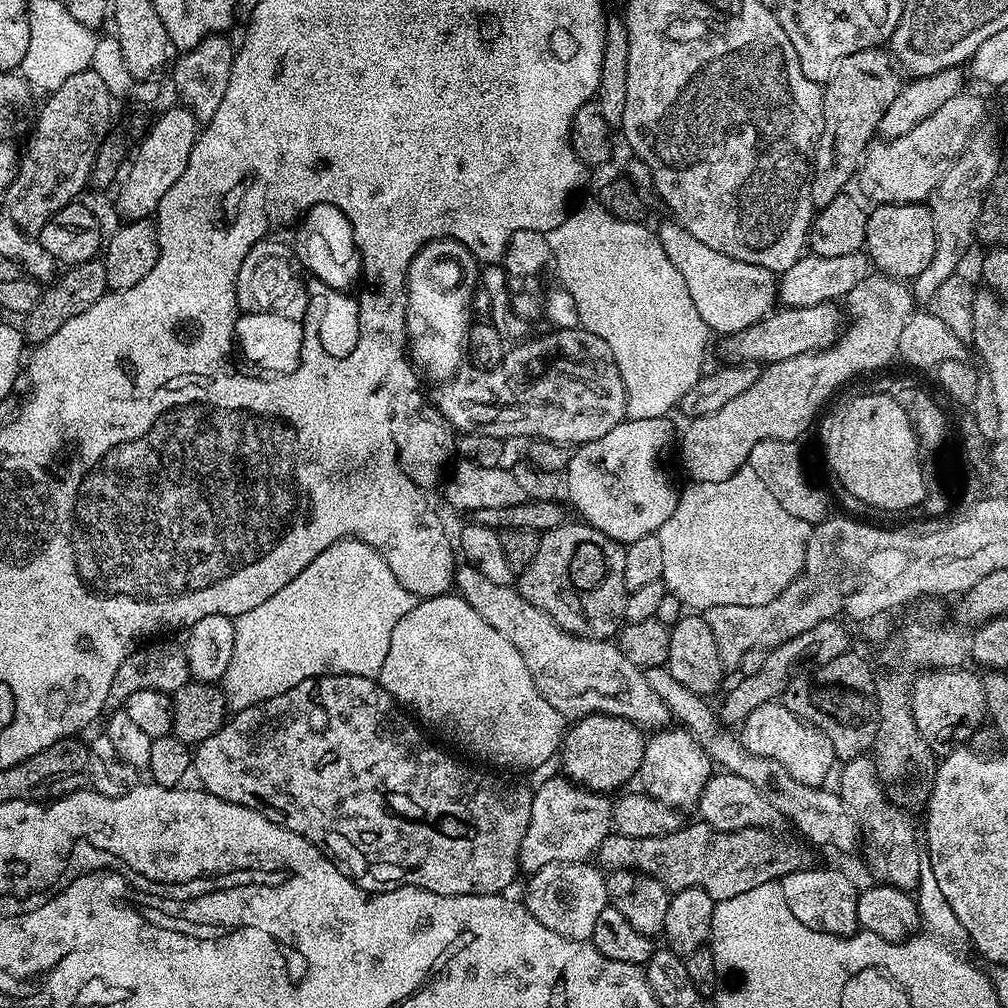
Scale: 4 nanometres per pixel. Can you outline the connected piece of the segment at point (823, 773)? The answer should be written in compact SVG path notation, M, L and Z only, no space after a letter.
M771 700L753 710L739 725L738 735L740 743L750 754L777 760L795 780L811 788L823 785L824 779L832 772L832 764L837 763L830 738L826 738L826 734L819 732L813 724L800 720L793 712L786 710L780 700Z

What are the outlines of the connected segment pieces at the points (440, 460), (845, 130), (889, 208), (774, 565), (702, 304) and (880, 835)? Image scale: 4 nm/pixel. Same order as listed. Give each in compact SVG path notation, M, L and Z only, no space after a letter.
M405 390L396 395L392 403L392 413L390 414L390 434L392 435L392 446L396 450L396 456L400 460L400 469L419 484L425 490L431 490L440 480L440 475L444 472L444 463L448 460L448 452L454 448L454 429L444 413L440 411L435 403L431 404L420 392Z
M883 47L858 50L858 54L846 54L837 60L830 78L823 85L824 109L820 137L812 157L812 185L810 194L817 209L825 208L834 198L845 191L848 183L853 183L858 165L866 149L877 135L882 114L898 98L902 87L901 69L895 59Z
M878 204L868 212L868 225L864 248L871 267L885 276L895 276L897 280L911 281L913 276L922 274L926 266L930 266L930 258L934 258L936 231L931 207L919 204Z
M747 466L739 468L734 474L723 482L698 483L693 481L689 487L679 493L677 506L672 512L672 516L664 522L663 526L657 530L656 535L661 543L662 551L662 576L661 580L665 584L665 589L673 596L676 596L681 605L692 607L689 609L703 612L710 606L760 606L772 601L790 584L804 569L806 546L811 536L812 526L803 522L800 518L794 518L783 509L778 498L771 493L761 476L756 474L752 468Z
M678 222L664 224L658 228L660 245L666 250L666 258L674 262L678 274L686 281L686 290L690 290L690 299L702 317L702 322L713 333L727 334L746 330L763 320L777 307L778 280L773 269L758 266L751 260L730 258L718 250L710 250L706 242L698 242L690 230Z
M865 754L847 761L840 772L840 788L838 795L862 833L862 852L868 859L868 868L876 875L881 884L892 884L895 888L905 890L915 889L920 883L920 862L922 859L922 844L918 839L918 828L912 825L912 820L905 809L898 807L888 799L876 775L876 762L871 755Z

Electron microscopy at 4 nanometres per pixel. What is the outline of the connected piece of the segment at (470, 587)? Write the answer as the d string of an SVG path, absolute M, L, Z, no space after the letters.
M464 562L456 569L455 591L470 606L474 606L475 612L480 615L494 630L502 634L502 638L514 642L518 654L522 654L522 662L526 662L526 670L530 670L530 678L534 678L534 686L558 710L558 714L563 716L565 721L575 722L583 716L592 716L596 712L601 712L607 716L613 716L612 700L620 700L622 694L656 694L647 683L643 669L638 668L626 655L622 654L619 645L612 640L591 640L581 636L572 636L550 614L538 610L512 584L498 586L498 582L490 582L474 566Z

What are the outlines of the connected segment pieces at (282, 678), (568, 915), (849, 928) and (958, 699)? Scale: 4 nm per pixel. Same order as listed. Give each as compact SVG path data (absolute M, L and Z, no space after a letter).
M339 540L334 542L334 546L326 546L326 550L322 550L322 554L318 554L318 558L314 558L314 562L310 562L310 566L306 566L306 570L302 570L302 574L298 574L298 578L294 578L294 582L286 582L286 586L282 586L282 590L278 590L278 594L266 598L266 602L254 606L254 610L246 610L246 614L235 617L234 658L230 658L230 664L226 666L226 674L222 681L222 691L227 707L239 710L262 706L270 698L274 698L278 694L286 694L286 690L298 686L298 682L309 680L315 676L379 677L382 662L386 660L386 650L390 650L390 634L394 634L394 626L398 626L398 622L402 622L402 618L406 618L406 614L410 614L410 610L416 603L418 603L417 597L412 596L410 590L406 590L406 586L402 586L402 582L398 582L398 578L394 578L394 570L390 570L390 566L386 566L382 552L376 551L360 540Z
M554 862L550 866L542 866L542 870L533 872L527 877L528 893L522 896L522 903L528 907L530 914L534 914L534 918L538 918L538 922L542 922L542 926L546 926L546 930L554 930L554 934L562 934L562 938L591 941L598 914L602 914L602 910L610 904L605 873L595 863L593 864L592 862L579 864Z
M813 866L786 874L778 883L782 898L786 898L786 906L790 906L790 914L794 914L802 926L810 926L810 930L831 936L853 936L860 928L856 905L858 888L852 885L846 873L836 868Z
M967 667L925 670L912 681L912 713L922 738L933 746L968 742L980 723L985 723L984 682Z

